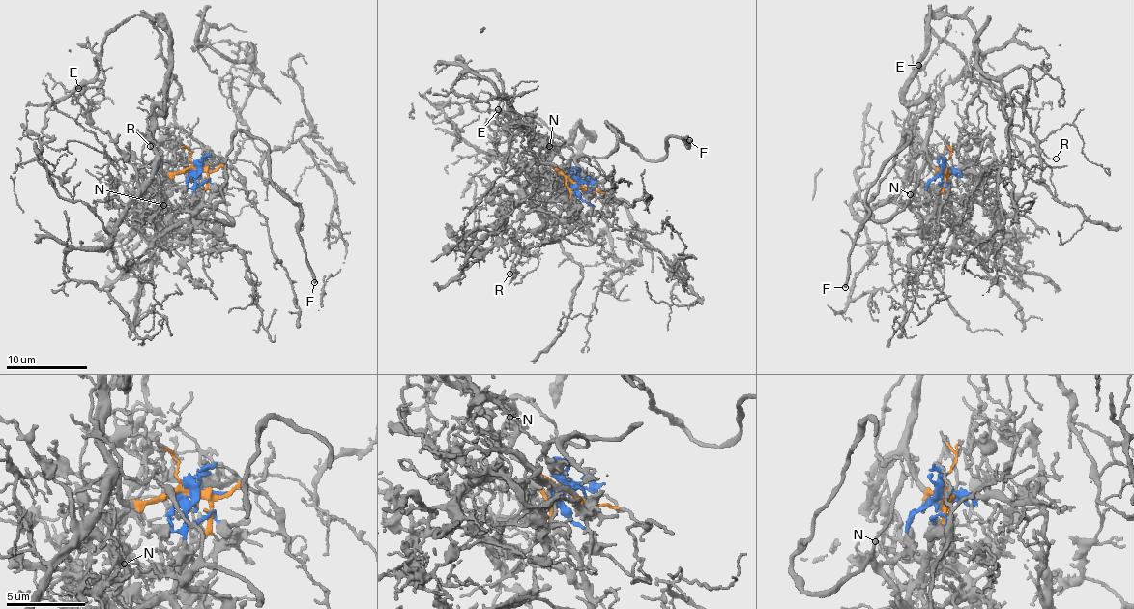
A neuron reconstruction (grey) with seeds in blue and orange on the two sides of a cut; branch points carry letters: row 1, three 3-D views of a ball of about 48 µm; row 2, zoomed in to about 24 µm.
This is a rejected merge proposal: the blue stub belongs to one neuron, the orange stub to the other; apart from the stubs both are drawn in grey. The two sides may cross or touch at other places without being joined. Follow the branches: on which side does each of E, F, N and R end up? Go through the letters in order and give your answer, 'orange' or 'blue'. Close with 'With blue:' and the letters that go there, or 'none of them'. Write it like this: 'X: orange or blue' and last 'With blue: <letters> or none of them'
E: orange
F: blue
N: blue
R: orange
With blue: F, N

